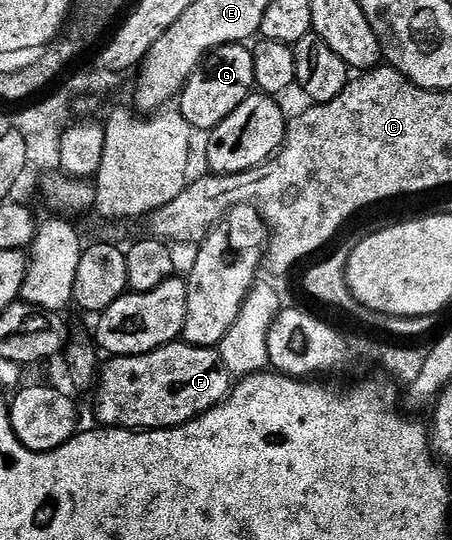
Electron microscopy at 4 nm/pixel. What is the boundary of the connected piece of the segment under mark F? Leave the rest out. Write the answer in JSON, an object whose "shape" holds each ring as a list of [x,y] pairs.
{"shape":[[[181,339],[174,341],[170,345],[160,347],[151,353],[141,353],[131,357],[111,356],[110,361],[101,366],[100,376],[97,381],[96,396],[98,395],[98,421],[97,424],[102,427],[113,427],[123,431],[157,431],[160,429],[174,429],[178,425],[187,425],[189,421],[194,421],[200,415],[204,415],[210,409],[216,408],[225,397],[229,396],[232,388],[232,374],[224,367],[222,357],[217,348],[209,349],[208,347],[196,347]]]}

